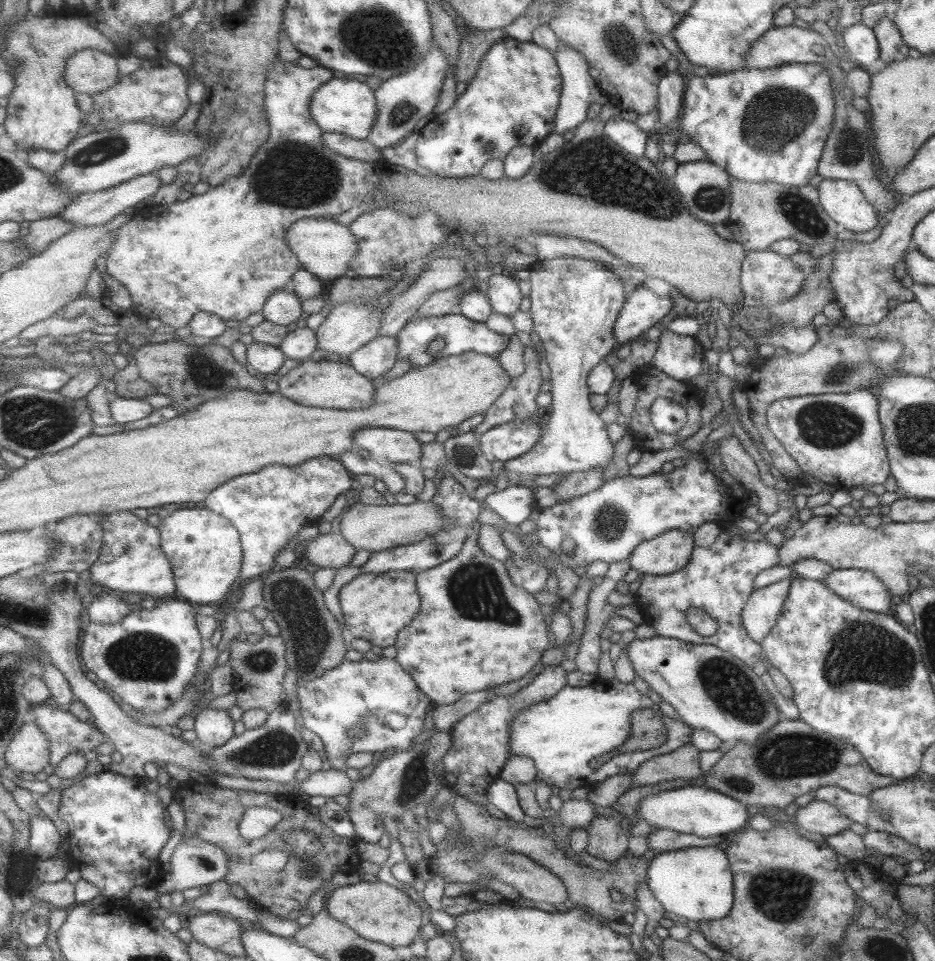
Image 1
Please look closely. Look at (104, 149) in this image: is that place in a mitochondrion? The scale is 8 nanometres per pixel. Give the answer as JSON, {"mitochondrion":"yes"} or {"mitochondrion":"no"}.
{"mitochondrion":"yes"}

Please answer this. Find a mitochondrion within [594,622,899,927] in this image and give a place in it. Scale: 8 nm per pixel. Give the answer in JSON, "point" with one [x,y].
{"point":[792,755]}

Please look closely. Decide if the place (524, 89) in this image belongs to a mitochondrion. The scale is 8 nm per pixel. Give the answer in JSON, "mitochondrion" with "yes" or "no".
{"mitochondrion":"yes"}

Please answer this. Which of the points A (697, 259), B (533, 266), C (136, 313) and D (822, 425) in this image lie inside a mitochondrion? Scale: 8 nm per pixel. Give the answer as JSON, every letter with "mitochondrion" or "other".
{"A":"other","B":"other","C":"other","D":"mitochondrion"}

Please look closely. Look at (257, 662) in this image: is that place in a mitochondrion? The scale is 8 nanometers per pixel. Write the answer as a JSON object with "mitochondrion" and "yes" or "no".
{"mitochondrion":"yes"}

